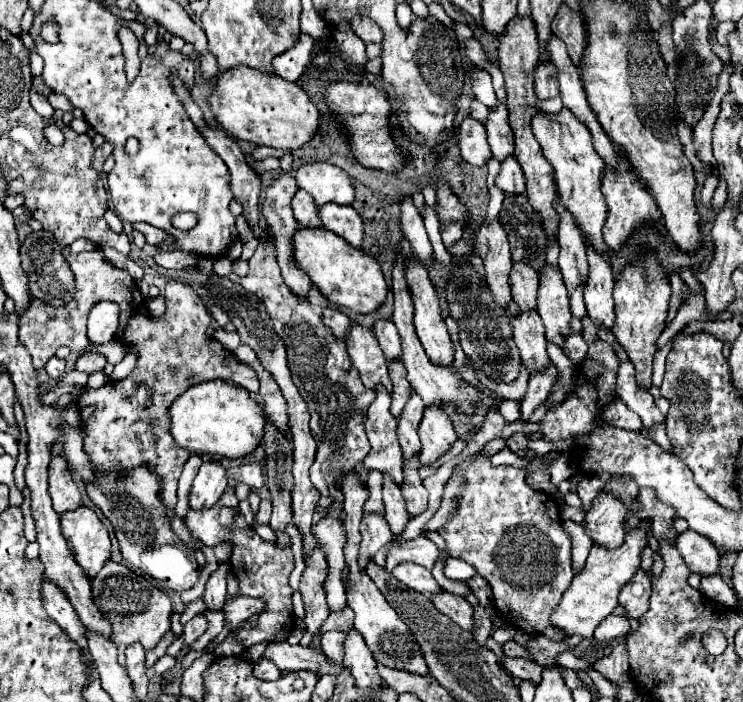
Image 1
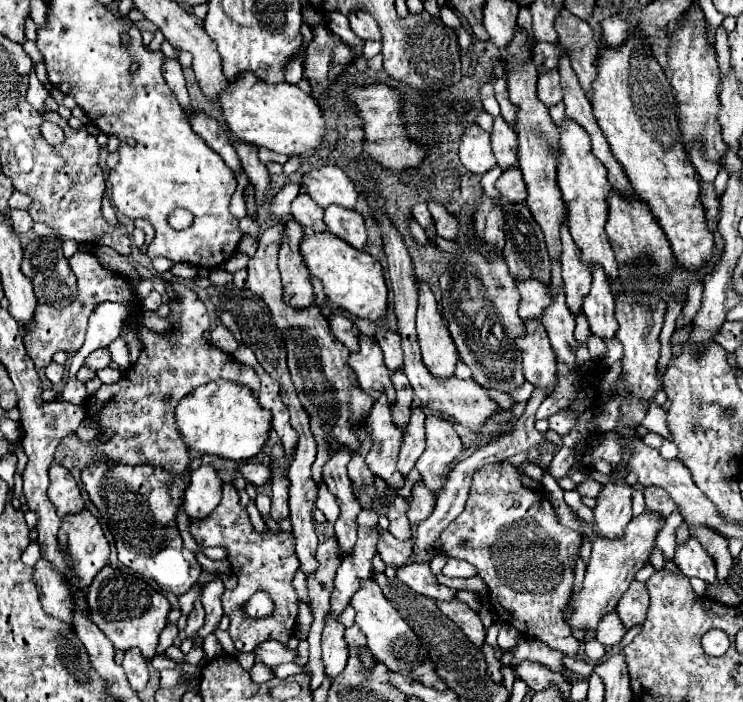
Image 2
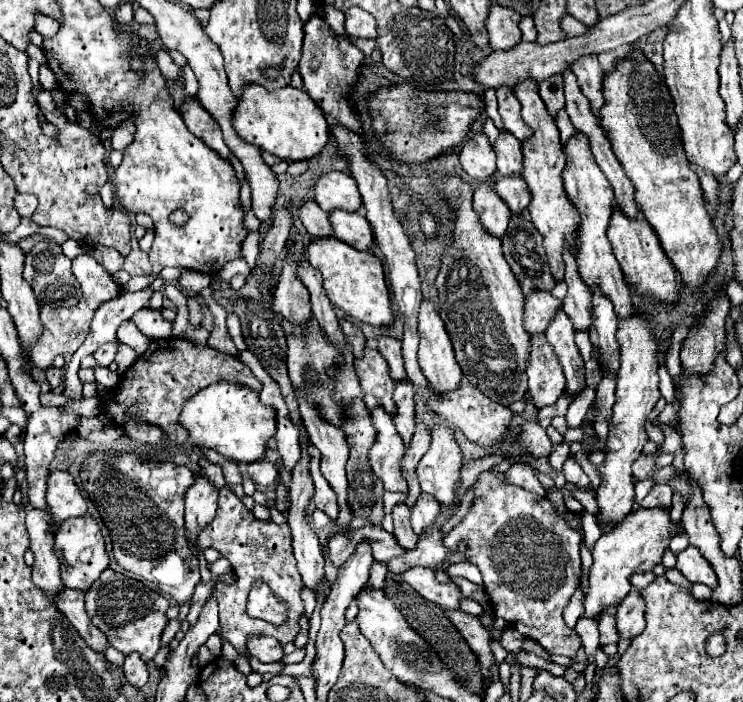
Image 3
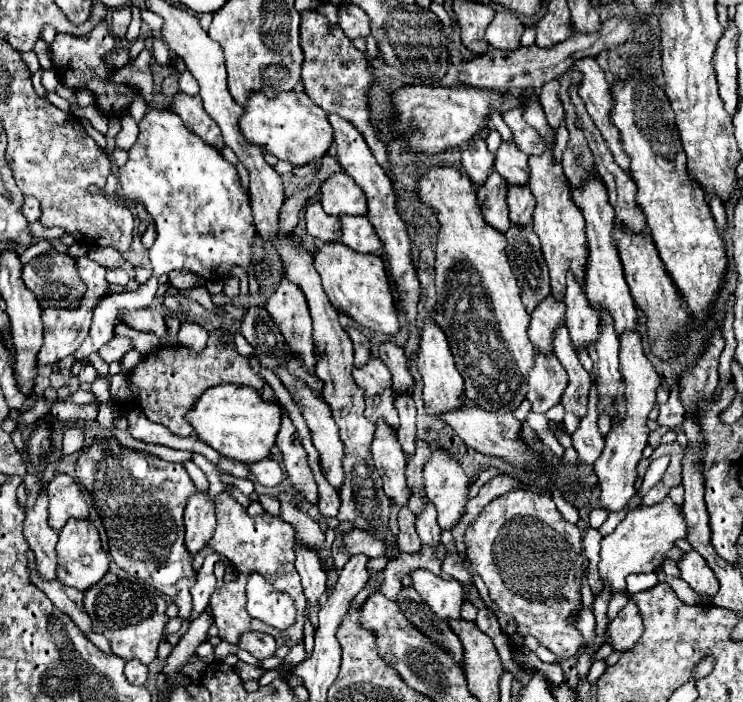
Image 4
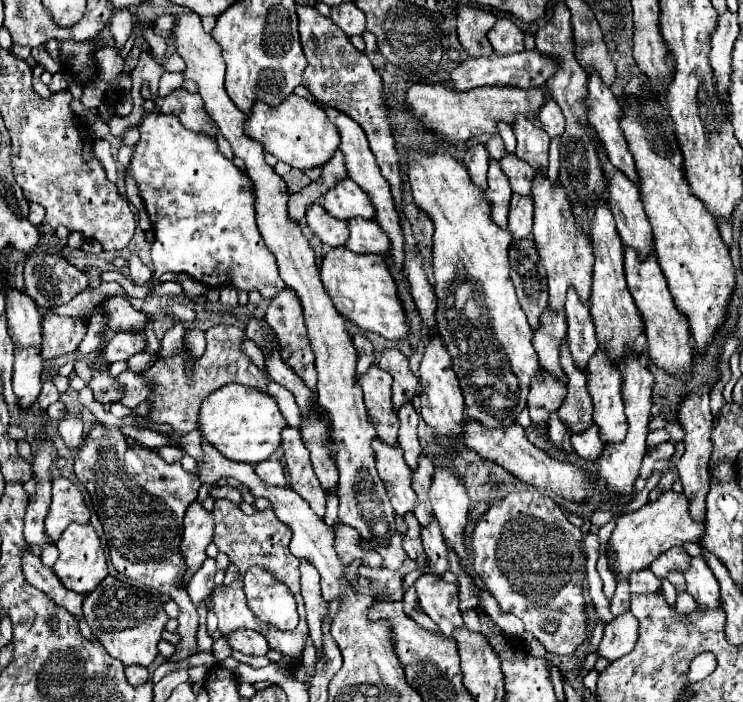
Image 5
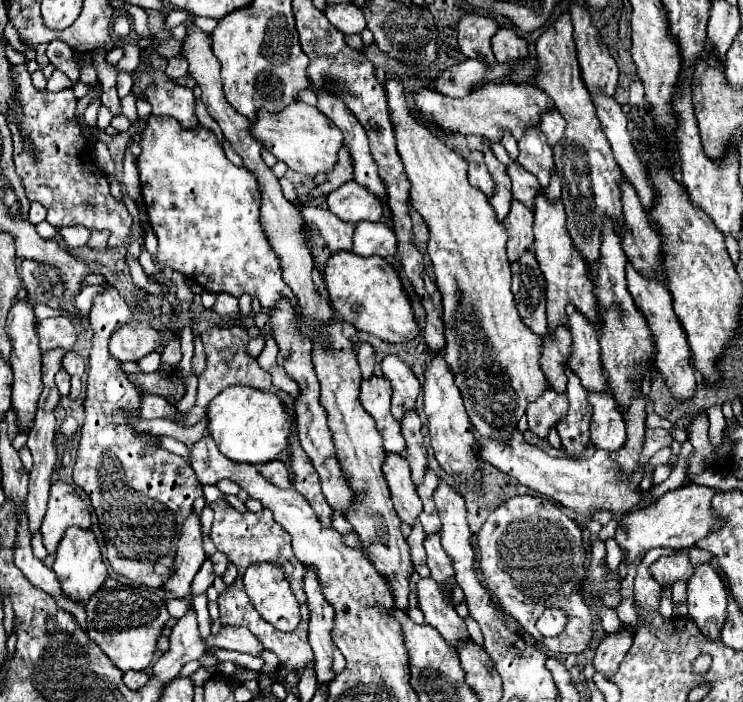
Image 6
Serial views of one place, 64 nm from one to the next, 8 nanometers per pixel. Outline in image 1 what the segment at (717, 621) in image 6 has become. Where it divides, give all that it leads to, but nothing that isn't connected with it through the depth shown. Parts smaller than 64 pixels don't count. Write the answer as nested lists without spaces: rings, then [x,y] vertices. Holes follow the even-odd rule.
[[[690,528],[682,532],[676,540],[676,548],[688,564],[690,572],[696,572],[700,576],[710,576],[718,572],[720,552],[716,552],[716,546],[708,544],[708,538],[700,536],[698,532],[692,532]]]

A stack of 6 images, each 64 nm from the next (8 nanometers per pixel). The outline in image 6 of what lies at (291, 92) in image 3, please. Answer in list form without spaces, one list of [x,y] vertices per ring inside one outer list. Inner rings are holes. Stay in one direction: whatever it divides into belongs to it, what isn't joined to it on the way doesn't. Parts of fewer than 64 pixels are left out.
[[[294,100],[288,108],[284,108],[284,112],[276,114],[264,112],[262,108],[256,114],[256,120],[250,124],[250,132],[278,160],[306,176],[330,172],[338,160],[338,150],[342,146],[342,132],[322,112],[318,112],[316,106],[304,104],[302,100]]]

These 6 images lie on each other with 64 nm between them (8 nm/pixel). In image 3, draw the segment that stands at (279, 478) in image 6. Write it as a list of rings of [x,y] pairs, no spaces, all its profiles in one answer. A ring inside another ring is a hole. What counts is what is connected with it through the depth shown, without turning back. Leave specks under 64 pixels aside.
[[[256,460],[248,464],[246,472],[248,472],[248,478],[260,486],[270,486],[272,482],[276,482],[276,476],[278,476],[278,468],[266,460]]]

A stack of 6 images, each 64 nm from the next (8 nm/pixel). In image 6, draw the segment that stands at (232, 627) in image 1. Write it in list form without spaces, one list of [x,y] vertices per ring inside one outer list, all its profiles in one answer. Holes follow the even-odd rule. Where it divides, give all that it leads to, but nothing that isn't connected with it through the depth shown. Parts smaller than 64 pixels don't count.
[[[252,564],[244,574],[244,588],[256,612],[266,622],[282,632],[298,626],[298,600],[294,598],[284,572],[276,564]]]

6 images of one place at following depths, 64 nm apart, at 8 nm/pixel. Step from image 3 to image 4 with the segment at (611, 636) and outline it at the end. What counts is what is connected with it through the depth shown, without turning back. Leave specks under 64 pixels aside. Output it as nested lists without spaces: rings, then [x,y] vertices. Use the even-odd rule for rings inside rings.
[[[618,594],[618,596],[614,596],[614,598],[610,600],[610,604],[608,604],[608,620],[614,620],[616,614],[624,608],[626,602],[628,602],[628,594]]]

